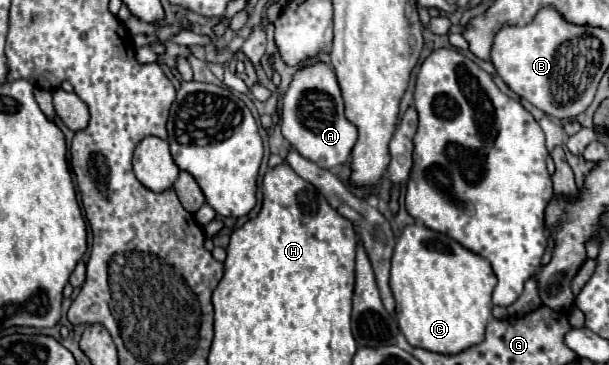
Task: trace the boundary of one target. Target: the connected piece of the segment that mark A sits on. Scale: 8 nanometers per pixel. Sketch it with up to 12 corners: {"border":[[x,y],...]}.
{"border":[[304,66],[282,98],[280,126],[298,154],[328,170],[358,136],[336,76]]}

